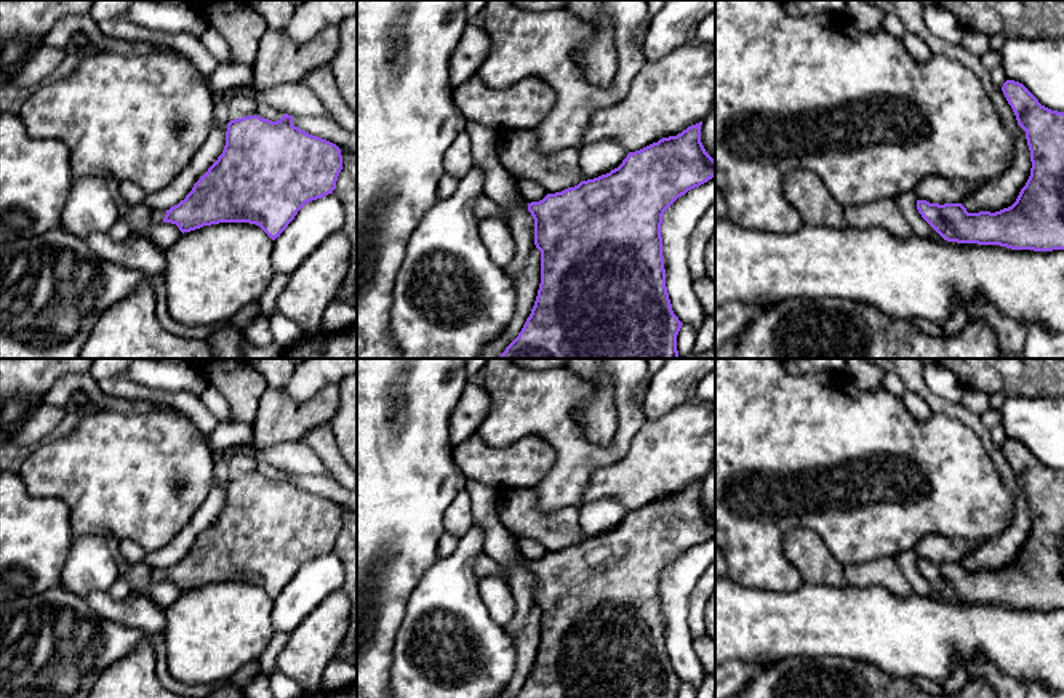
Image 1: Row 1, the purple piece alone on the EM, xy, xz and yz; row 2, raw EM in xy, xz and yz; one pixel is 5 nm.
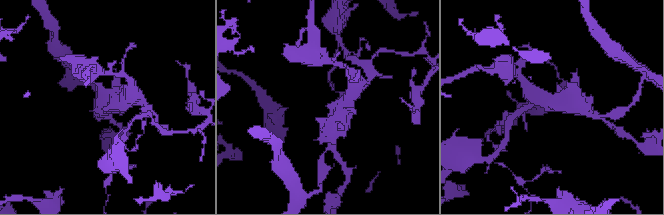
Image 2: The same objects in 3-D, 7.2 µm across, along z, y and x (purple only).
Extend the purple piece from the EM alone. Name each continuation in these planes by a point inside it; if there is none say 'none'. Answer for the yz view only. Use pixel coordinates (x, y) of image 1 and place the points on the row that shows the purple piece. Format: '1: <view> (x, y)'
none

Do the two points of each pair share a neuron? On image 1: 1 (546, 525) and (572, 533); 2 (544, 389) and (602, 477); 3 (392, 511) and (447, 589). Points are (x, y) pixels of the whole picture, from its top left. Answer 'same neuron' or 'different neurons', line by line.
1: same neuron
2: different neurons
3: different neurons

